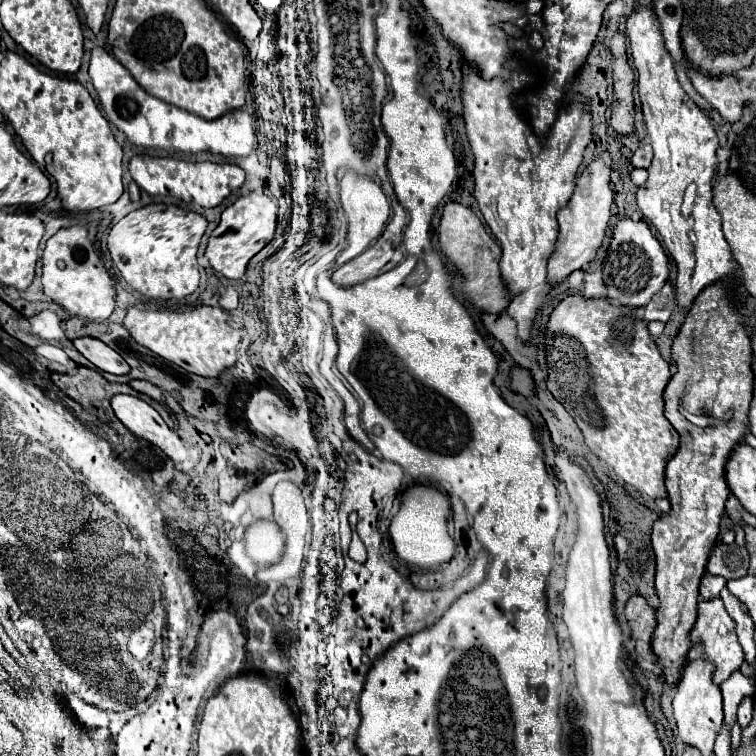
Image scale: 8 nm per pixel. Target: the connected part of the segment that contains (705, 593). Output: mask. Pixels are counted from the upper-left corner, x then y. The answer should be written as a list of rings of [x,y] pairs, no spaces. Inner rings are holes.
[[[705,574],[703,580],[701,580],[701,586],[699,586],[699,592],[701,592],[703,598],[715,598],[715,596],[719,596],[721,588],[725,586],[725,582],[727,582],[727,580],[721,578],[721,576]]]

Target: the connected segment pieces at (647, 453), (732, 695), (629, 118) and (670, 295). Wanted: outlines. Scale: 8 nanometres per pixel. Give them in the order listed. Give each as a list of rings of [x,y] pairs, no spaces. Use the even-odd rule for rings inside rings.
[[[571,294],[565,300],[561,300],[555,306],[555,310],[551,312],[551,316],[549,316],[547,330],[545,330],[545,356],[547,356],[547,368],[549,368],[547,388],[563,404],[563,408],[573,416],[573,420],[577,422],[577,426],[581,428],[581,432],[585,436],[585,444],[589,446],[589,450],[595,456],[599,456],[603,462],[607,462],[615,470],[615,474],[625,484],[631,484],[635,490],[647,494],[649,498],[667,496],[667,490],[665,490],[665,464],[677,452],[679,434],[677,434],[677,430],[671,426],[671,422],[663,414],[663,390],[665,390],[665,386],[667,386],[667,382],[671,378],[671,370],[669,370],[669,364],[659,354],[659,348],[657,348],[655,340],[649,334],[647,322],[643,318],[637,318],[635,312],[633,312],[633,308],[615,306],[615,304],[609,302],[609,298],[585,298],[585,296],[579,296],[579,294]]]
[[[735,670],[723,684],[723,710],[725,710],[725,722],[733,726],[737,718],[737,706],[739,700],[745,698],[745,694],[755,694],[755,678],[747,678],[741,674],[741,670]]]
[[[615,32],[609,44],[613,56],[613,108],[611,126],[619,134],[629,134],[635,128],[633,110],[633,70],[627,60],[627,46],[623,32]]]
[[[663,286],[663,288],[651,298],[651,302],[643,308],[643,310],[645,310],[643,318],[645,318],[647,322],[651,322],[651,320],[667,322],[669,316],[671,316],[671,312],[673,312],[673,308],[675,308],[675,304],[677,304],[677,300],[675,300],[675,290],[671,288],[671,292],[667,292],[667,286]]]

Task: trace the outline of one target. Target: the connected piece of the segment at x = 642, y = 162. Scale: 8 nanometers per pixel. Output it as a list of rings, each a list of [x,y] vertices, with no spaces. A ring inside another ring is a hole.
[[[643,144],[643,146],[639,146],[639,148],[635,150],[635,154],[633,154],[633,158],[631,158],[631,164],[633,164],[633,168],[649,168],[651,160],[653,160],[651,144]]]

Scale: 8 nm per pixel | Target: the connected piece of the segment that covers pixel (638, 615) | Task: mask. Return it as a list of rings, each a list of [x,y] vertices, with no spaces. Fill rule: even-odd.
[[[633,594],[627,604],[625,604],[625,618],[631,628],[631,638],[635,642],[635,652],[649,660],[655,662],[655,654],[651,652],[651,636],[655,630],[655,610],[647,604],[647,600],[641,594]]]

